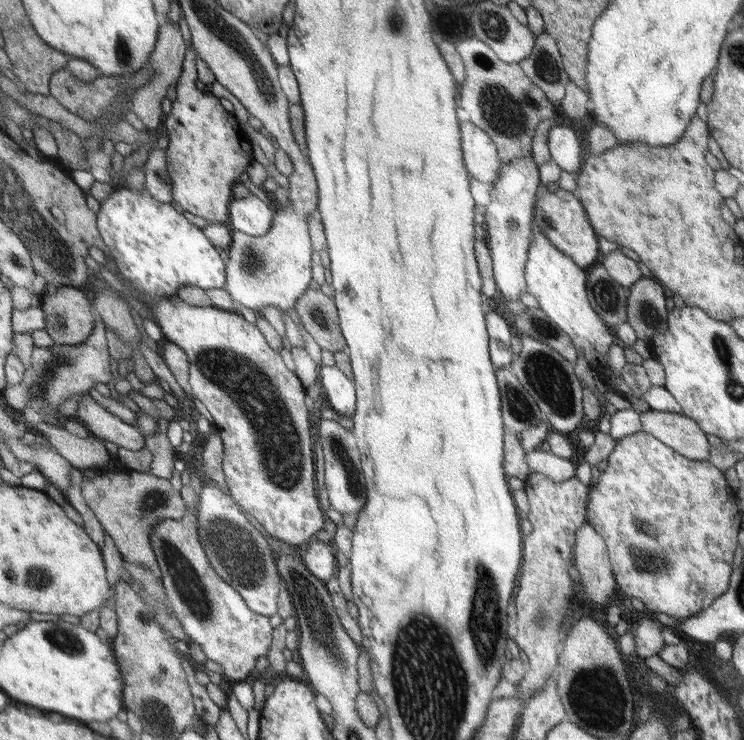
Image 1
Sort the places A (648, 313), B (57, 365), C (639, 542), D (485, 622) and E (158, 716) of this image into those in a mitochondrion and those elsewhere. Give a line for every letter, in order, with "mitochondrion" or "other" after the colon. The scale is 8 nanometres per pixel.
A: mitochondrion
B: mitochondrion
C: mitochondrion
D: mitochondrion
E: mitochondrion

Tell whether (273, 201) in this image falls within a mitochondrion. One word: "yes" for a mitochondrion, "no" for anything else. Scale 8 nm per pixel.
no

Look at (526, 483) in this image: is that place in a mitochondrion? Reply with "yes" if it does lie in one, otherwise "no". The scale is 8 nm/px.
no

